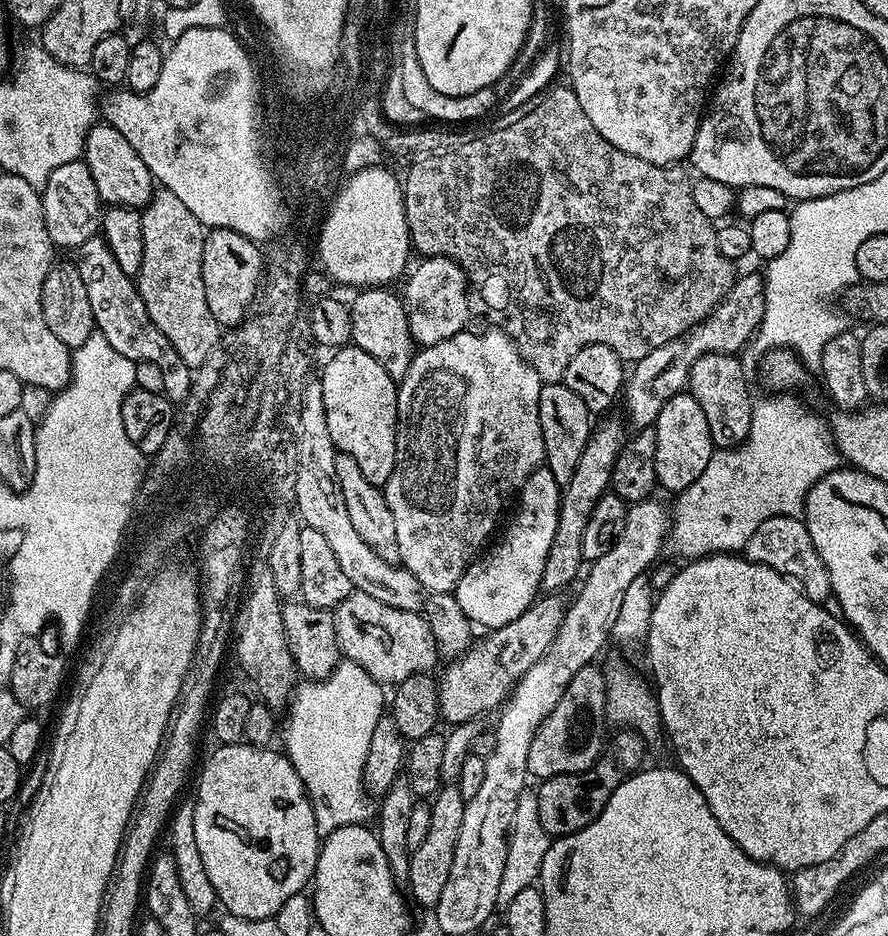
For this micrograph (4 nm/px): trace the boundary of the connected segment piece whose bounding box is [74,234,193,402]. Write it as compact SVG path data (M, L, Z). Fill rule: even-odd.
M97 234L82 242L78 249L80 257L74 260L78 274L82 274L82 283L86 286L86 295L90 298L90 310L94 310L96 331L122 354L122 358L130 358L134 362L154 362L158 370L162 370L164 392L169 400L183 402L191 390L193 369L182 362L178 350L170 346L170 338L154 326L150 314L146 314L146 302L142 302L137 281L127 276L118 266L110 246L103 235Z

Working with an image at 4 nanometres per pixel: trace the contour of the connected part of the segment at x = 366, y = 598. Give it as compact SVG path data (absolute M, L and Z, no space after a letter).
M353 590L332 612L343 659L353 660L382 686L401 684L419 672L431 673L438 661L438 645L430 626L418 614L394 610L370 594Z

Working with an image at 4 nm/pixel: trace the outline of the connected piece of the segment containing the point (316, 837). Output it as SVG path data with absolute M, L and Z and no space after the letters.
M247 742L219 745L215 749L217 752L205 762L204 769L200 772L200 785L197 786L196 794L194 794L194 835L197 838L199 853L202 854L202 866L206 866L207 877L214 886L219 907L221 909L224 907L223 911L229 916L251 920L271 920L290 898L303 893L311 885L312 878L316 874L322 834L314 822L312 801L308 799L308 791L304 789L302 778L298 778L287 755L280 750L275 752L274 749L275 747L272 746L259 748Z

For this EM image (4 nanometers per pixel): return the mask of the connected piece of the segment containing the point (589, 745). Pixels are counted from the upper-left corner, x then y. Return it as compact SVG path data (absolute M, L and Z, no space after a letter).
M595 663L582 666L582 670L578 670L578 674L570 678L570 686L566 686L566 694L562 694L558 706L554 706L546 722L538 726L534 742L530 742L529 777L548 780L552 776L571 772L586 772L601 755L602 743L600 744L599 734L592 732L592 723L604 716L606 682L604 672L596 667Z

